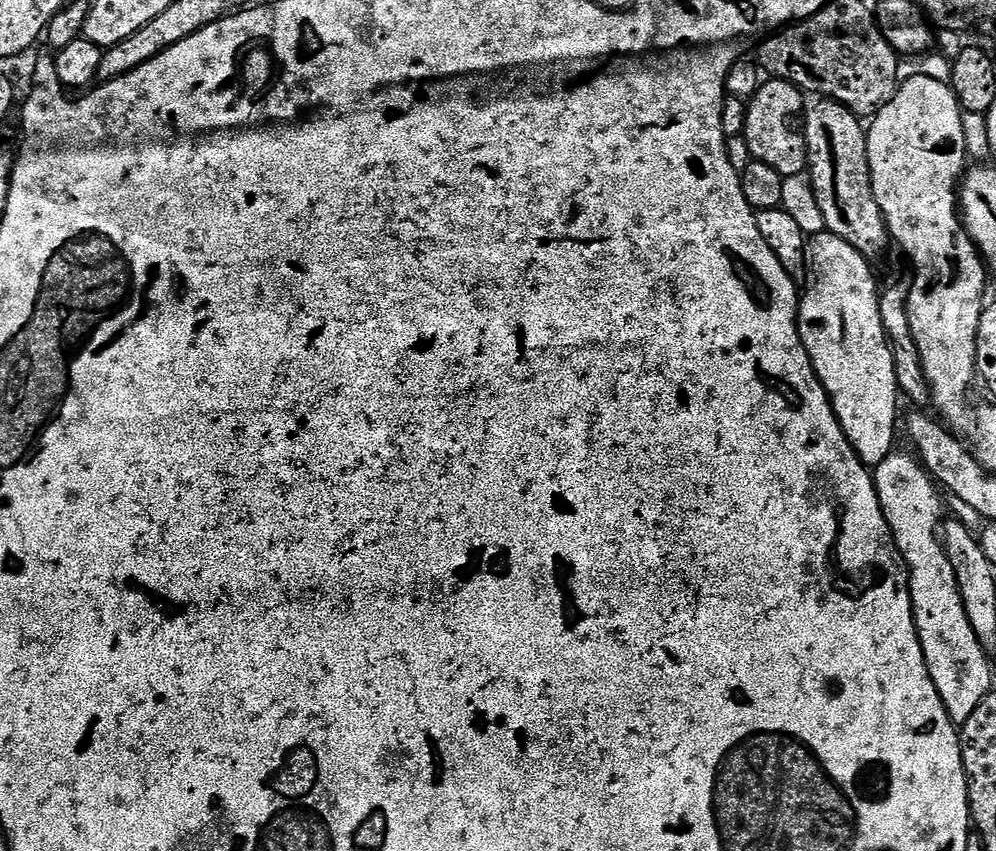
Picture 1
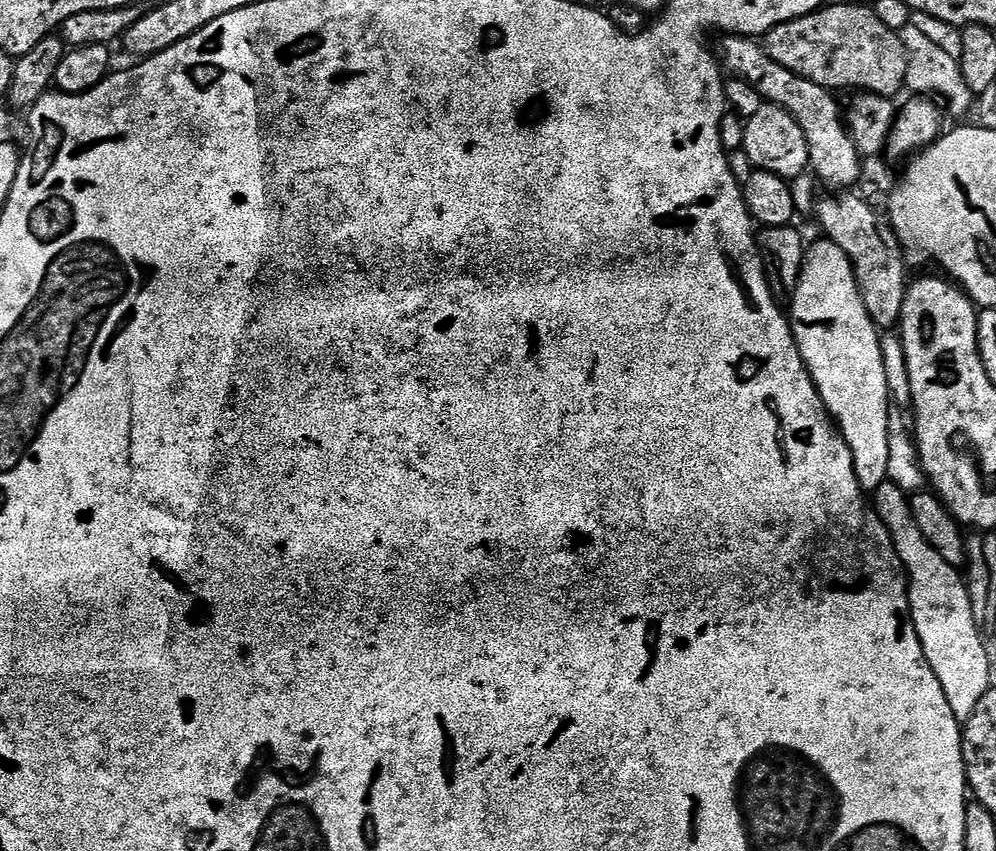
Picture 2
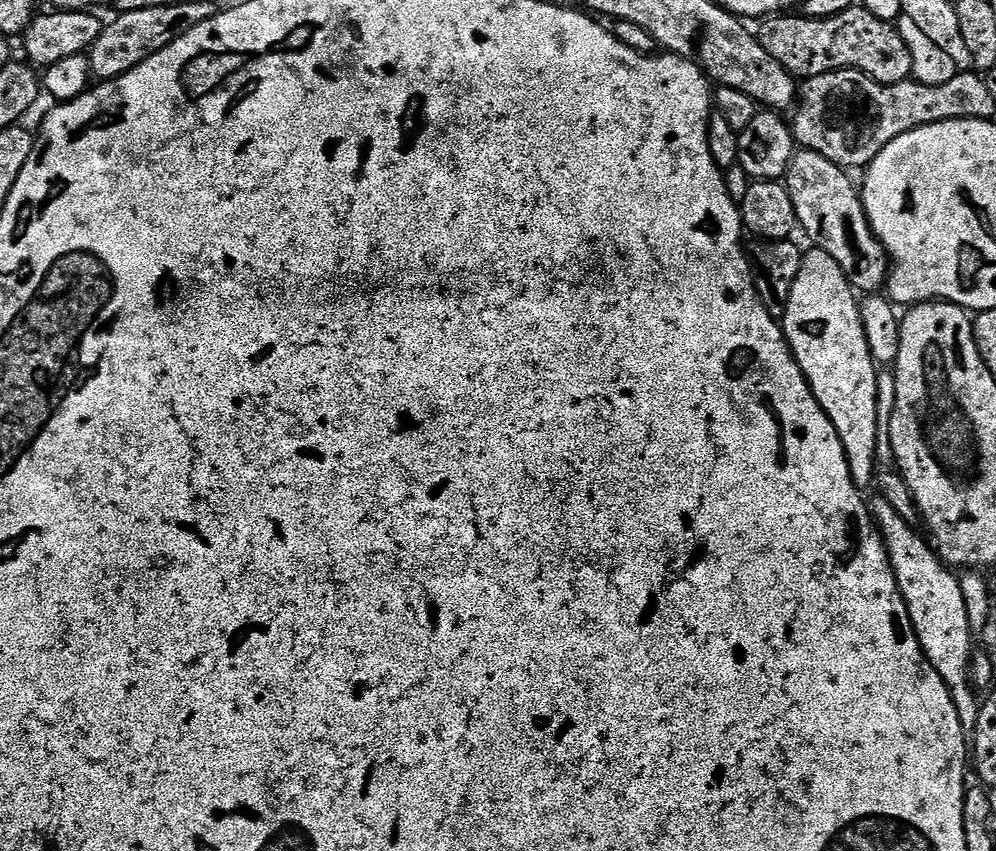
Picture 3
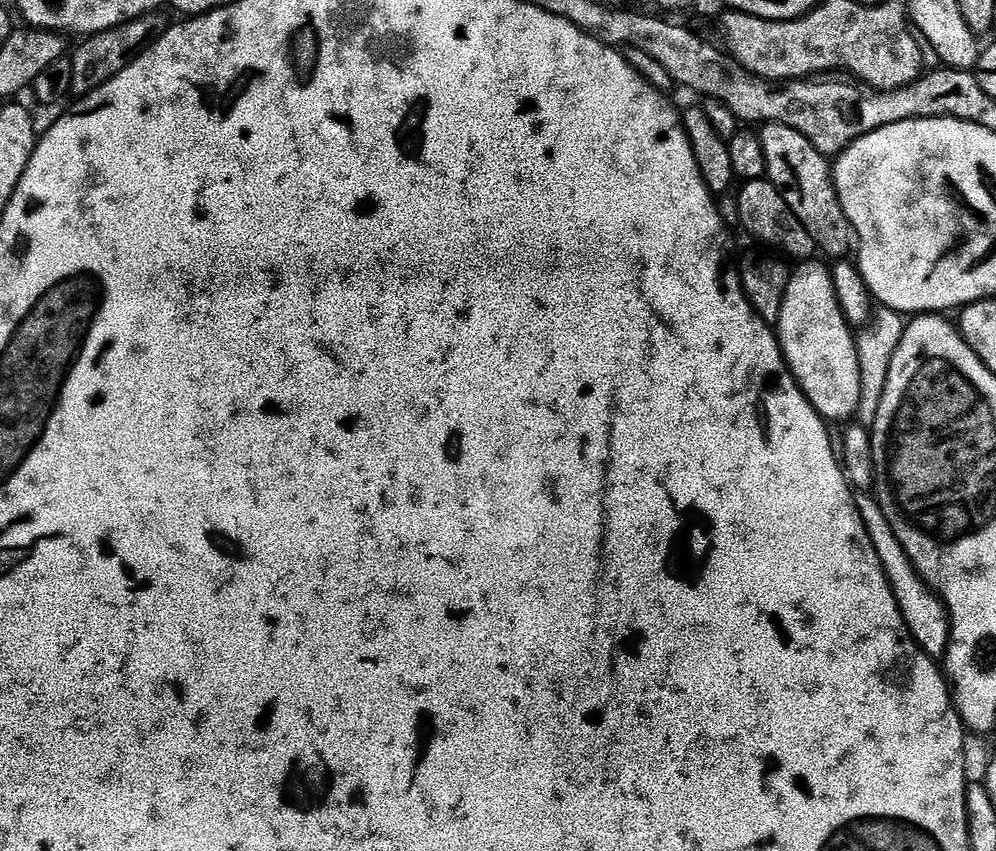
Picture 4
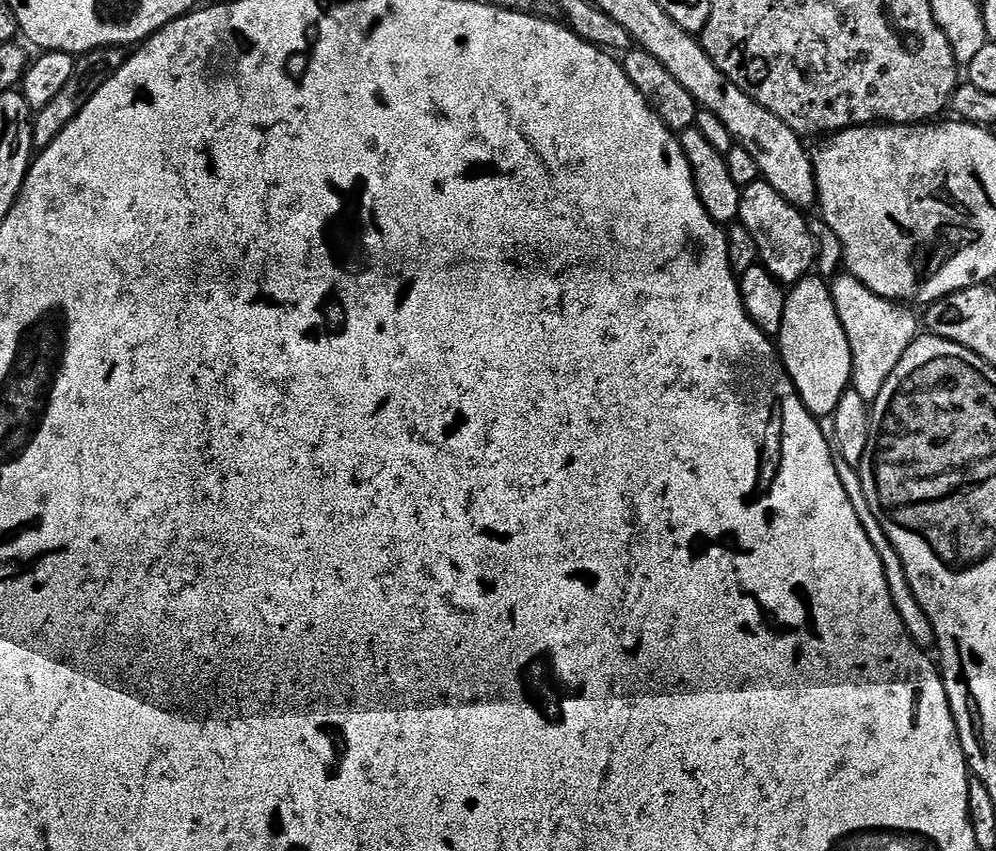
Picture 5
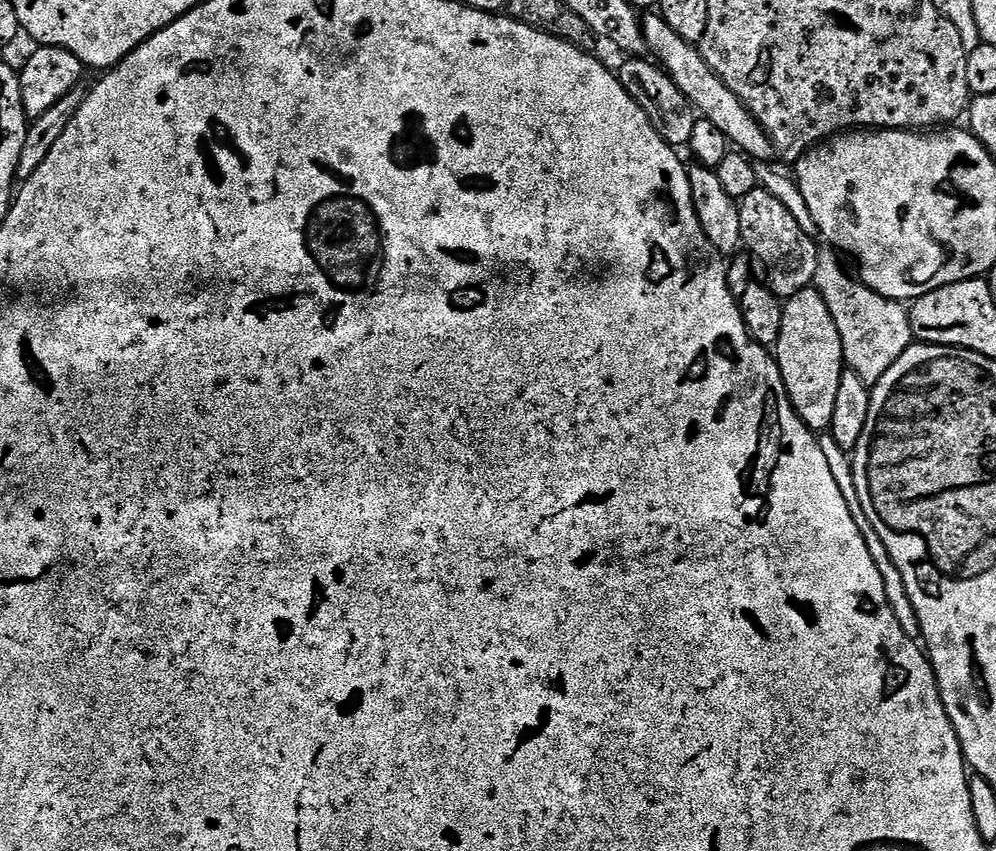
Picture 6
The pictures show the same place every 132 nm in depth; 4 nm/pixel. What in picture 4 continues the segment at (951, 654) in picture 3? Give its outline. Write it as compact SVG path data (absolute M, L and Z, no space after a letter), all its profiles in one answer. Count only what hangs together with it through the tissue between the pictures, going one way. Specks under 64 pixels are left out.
M860 494L856 496L856 505L864 519L866 530L870 534L870 542L874 542L874 550L882 562L884 572L888 575L888 581L900 612L904 616L916 644L926 655L933 658L943 658L948 652L948 646L952 643L952 627L948 621L948 609L940 601L939 596L925 584L923 578L916 572L916 568L908 560L904 547L898 542L894 530L888 524L886 514L882 514L880 503L871 495Z

